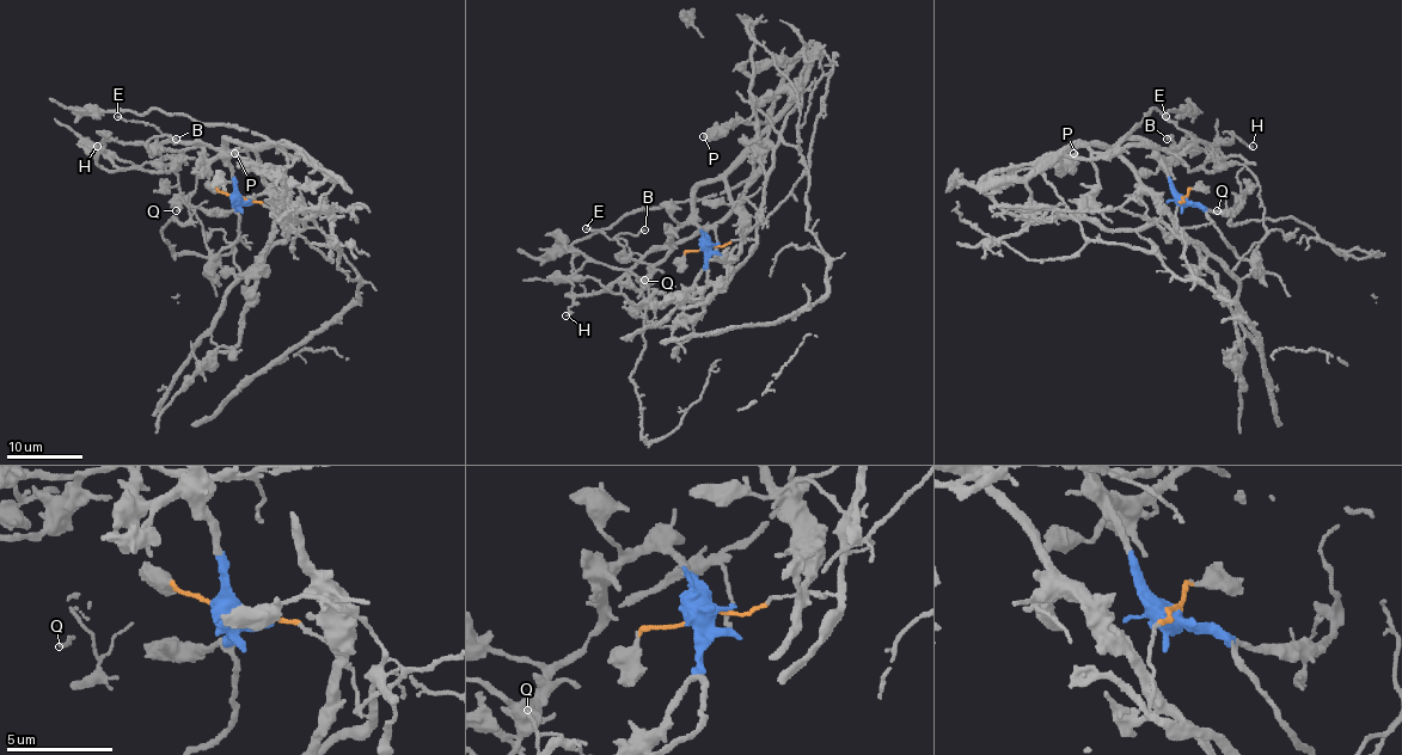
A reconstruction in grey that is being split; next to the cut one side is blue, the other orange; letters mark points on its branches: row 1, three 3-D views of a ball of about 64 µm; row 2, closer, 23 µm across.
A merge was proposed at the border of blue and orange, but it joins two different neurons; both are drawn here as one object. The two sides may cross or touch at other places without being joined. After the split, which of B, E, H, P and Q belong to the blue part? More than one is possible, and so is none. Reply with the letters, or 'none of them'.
B, E, H, P, Q

